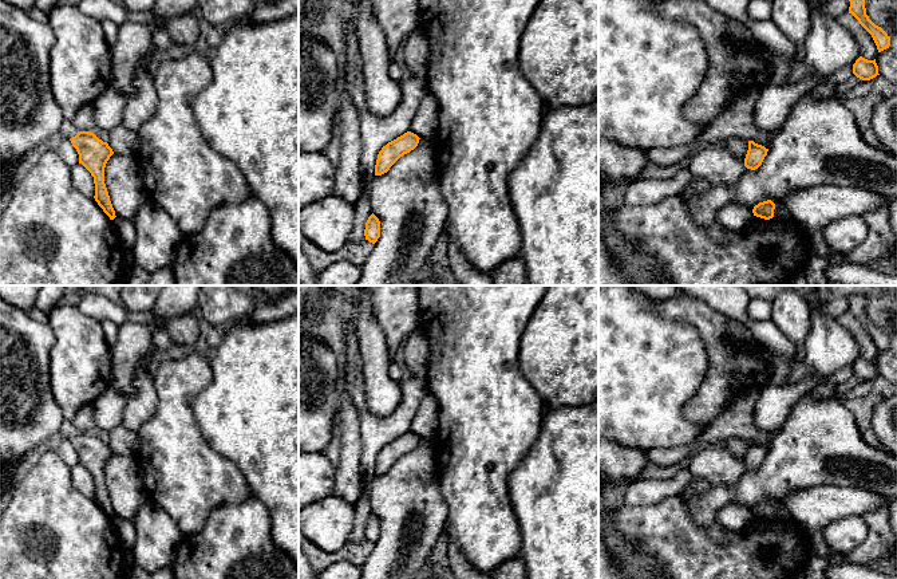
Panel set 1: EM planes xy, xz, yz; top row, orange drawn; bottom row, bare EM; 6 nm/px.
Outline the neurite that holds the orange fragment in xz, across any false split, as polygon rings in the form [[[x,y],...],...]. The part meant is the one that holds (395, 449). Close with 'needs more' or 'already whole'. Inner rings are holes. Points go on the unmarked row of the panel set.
[[[411,432],[404,433],[396,440],[388,442],[378,454],[375,476],[382,476],[404,454],[414,450],[419,444],[419,437]]] | already whole

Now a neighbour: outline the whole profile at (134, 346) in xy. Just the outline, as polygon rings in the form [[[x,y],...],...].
[[[125,322],[119,326],[116,343],[110,347],[112,387],[126,398],[134,394],[135,369],[149,366],[157,347],[155,330],[153,324]]]

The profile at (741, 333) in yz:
[[[731,320],[727,326],[727,332],[740,344],[755,343],[751,330],[740,322]]]

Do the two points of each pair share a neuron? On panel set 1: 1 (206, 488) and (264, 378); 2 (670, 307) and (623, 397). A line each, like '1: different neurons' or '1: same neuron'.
1: different neurons
2: different neurons

